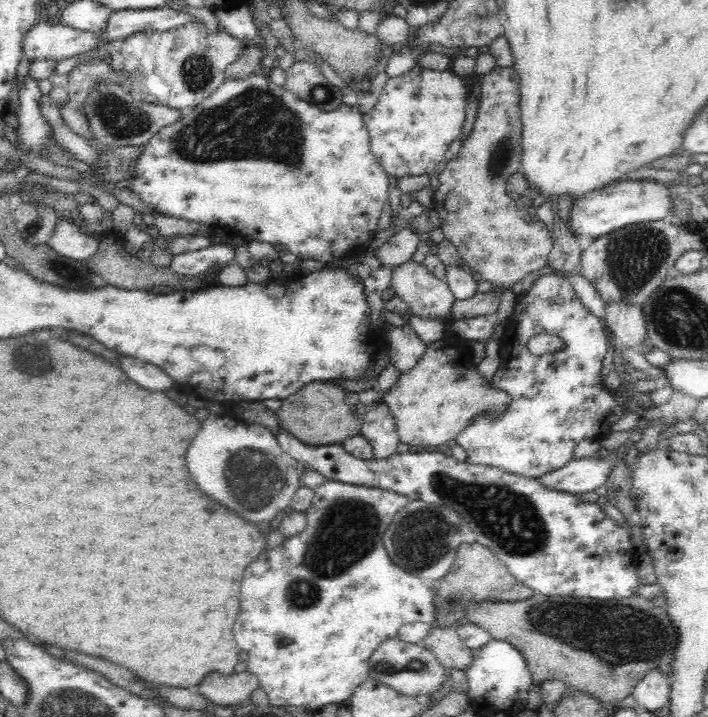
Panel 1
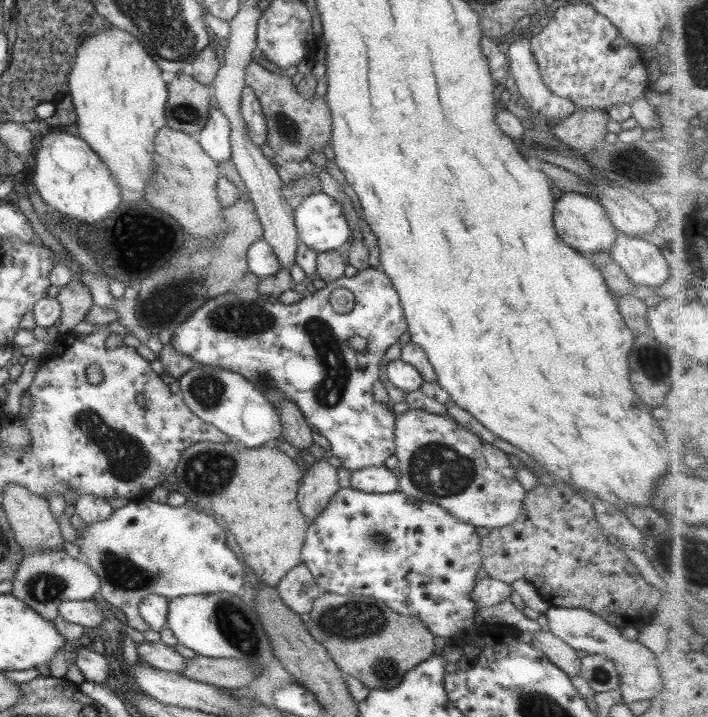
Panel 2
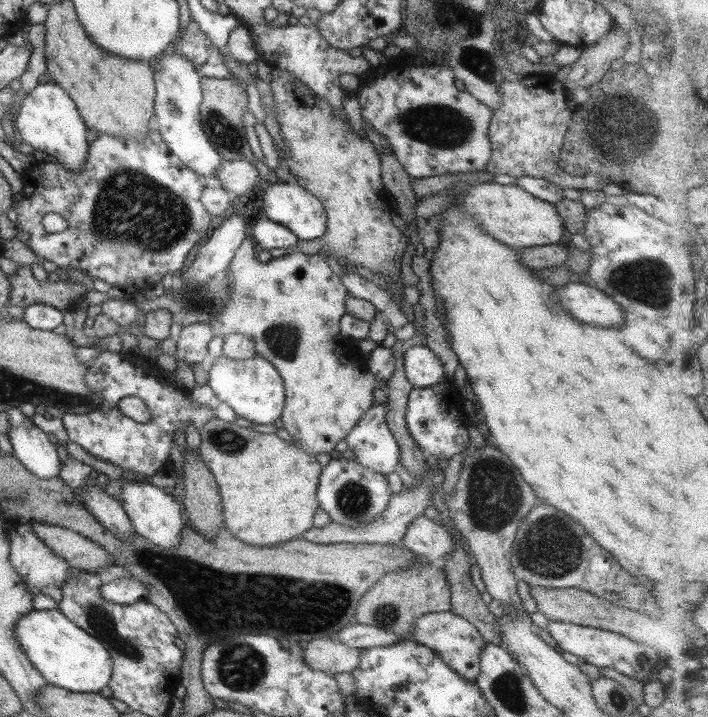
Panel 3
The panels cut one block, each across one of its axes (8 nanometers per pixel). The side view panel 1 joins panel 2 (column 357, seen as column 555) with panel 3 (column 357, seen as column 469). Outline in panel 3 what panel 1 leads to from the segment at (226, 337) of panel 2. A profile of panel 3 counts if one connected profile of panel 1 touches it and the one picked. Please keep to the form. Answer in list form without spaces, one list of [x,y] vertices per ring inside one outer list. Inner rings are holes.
[[[371,404],[371,409],[357,421],[351,432],[344,438],[347,448],[354,454],[354,461],[369,470],[382,475],[393,473],[393,468],[399,464],[399,449],[393,435],[389,432],[385,421],[387,404]]]

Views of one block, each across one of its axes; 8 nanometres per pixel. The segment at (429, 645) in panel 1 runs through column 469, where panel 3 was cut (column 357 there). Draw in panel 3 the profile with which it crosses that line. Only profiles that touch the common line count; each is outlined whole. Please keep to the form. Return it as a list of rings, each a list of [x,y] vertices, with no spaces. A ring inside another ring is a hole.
[[[323,637],[309,641],[301,654],[303,663],[313,670],[331,673],[350,672],[359,664],[359,649]]]

